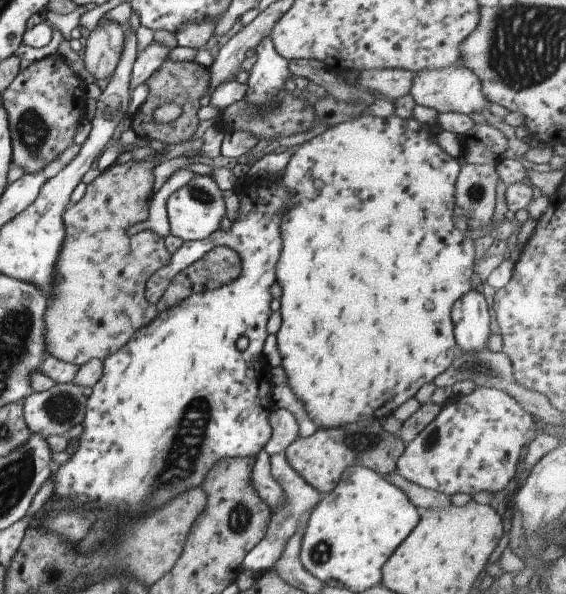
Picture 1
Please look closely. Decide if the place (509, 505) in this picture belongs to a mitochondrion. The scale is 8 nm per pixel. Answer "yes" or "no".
no

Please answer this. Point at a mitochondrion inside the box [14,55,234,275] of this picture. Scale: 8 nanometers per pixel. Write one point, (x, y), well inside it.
(33, 131)

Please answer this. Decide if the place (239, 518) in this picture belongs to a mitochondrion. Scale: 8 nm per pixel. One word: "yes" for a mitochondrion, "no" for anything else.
yes

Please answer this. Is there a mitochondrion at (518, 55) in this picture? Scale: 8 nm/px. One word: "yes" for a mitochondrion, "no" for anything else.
yes

